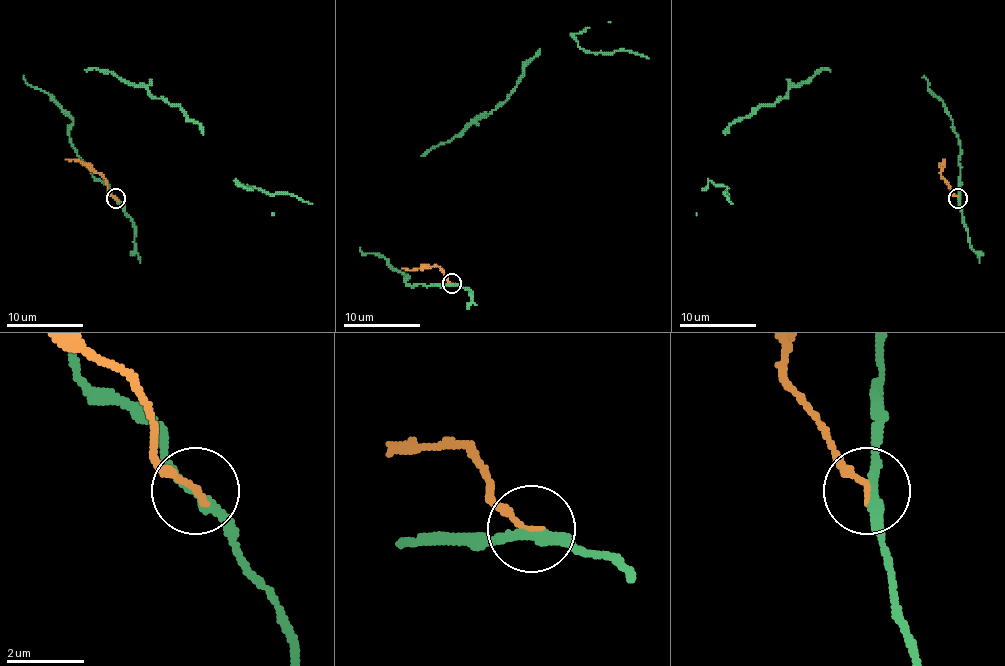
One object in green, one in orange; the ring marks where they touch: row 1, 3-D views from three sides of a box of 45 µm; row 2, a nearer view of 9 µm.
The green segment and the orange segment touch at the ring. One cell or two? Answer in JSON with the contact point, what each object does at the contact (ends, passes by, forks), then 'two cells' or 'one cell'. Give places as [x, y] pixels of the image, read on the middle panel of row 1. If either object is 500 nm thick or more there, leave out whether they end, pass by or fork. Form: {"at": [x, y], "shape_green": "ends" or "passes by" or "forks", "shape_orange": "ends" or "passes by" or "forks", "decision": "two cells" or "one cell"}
{"at": [452, 283], "shape_green": "passes by", "shape_orange": "ends", "decision": "two cells"}

